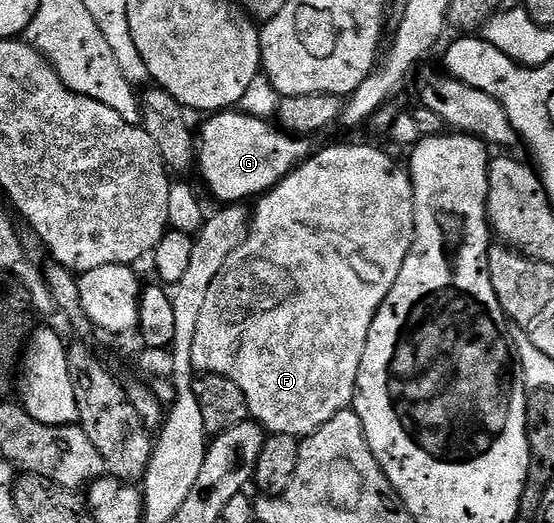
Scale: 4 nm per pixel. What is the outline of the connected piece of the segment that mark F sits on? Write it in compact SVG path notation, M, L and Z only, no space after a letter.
M335 144L332 148L323 148L307 157L295 171L290 172L281 183L266 193L253 208L250 231L242 244L237 246L221 267L220 273L213 278L206 295L205 306L201 309L197 321L197 330L193 339L191 363L200 373L212 376L224 376L233 381L247 399L249 416L271 434L282 434L292 438L312 436L325 422L329 422L338 412L350 409L355 398L355 383L365 354L365 342L369 338L369 326L385 302L397 274L411 249L415 237L415 211L413 210L413 186L411 173L403 168L391 156L386 156L379 148L370 148L367 144Z

